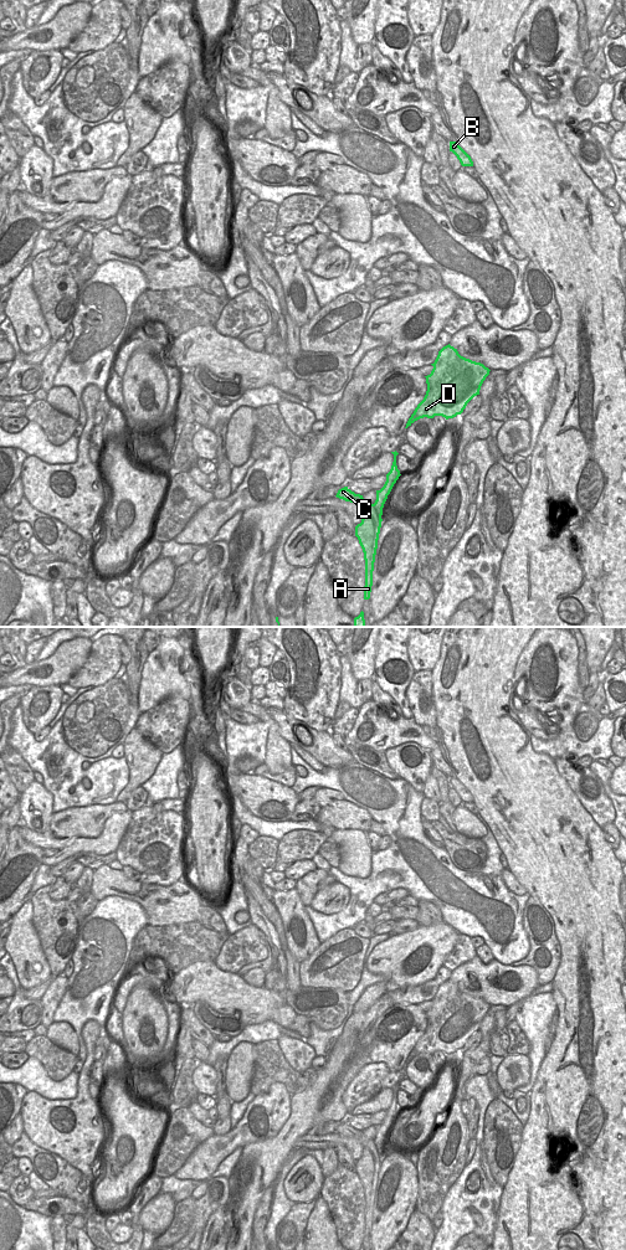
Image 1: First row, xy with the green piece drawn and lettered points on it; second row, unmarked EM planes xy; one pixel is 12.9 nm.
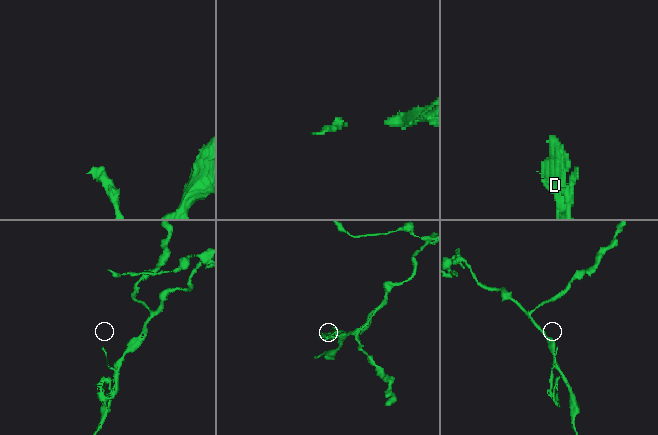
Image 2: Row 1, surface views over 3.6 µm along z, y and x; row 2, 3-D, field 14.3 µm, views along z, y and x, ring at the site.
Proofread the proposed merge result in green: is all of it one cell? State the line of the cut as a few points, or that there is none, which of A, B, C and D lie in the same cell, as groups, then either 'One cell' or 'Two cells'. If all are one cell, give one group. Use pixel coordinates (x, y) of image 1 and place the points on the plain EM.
Split along xy (376, 1130), (386, 1132). Groups: A C / B D. Two cells.

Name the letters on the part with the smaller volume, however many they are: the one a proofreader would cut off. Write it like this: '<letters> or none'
A, C

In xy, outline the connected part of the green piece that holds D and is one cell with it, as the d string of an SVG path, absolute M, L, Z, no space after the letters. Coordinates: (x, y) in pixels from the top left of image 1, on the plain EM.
M450 979L443 982L426 1013L427 1027L409 1054L406 1063L415 1056L442 1051L446 1055L461 1050L467 1039L479 1030L489 1004L481 998L461 992Z

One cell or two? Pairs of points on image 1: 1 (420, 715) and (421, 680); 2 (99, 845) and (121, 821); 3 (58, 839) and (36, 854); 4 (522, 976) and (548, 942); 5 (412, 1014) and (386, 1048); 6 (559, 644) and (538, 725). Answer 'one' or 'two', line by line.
1: one
2: one
3: two
4: two
5: one
6: one

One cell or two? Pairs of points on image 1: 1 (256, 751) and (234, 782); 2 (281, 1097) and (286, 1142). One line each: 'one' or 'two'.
1: two
2: two

